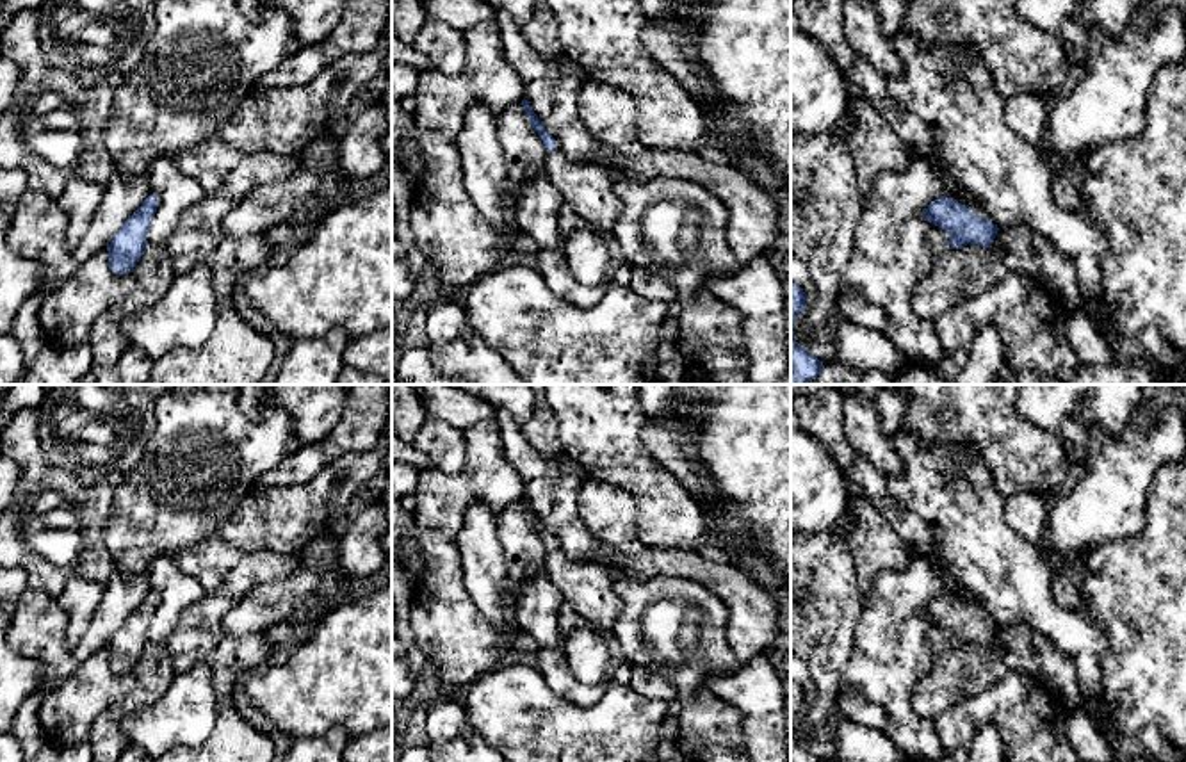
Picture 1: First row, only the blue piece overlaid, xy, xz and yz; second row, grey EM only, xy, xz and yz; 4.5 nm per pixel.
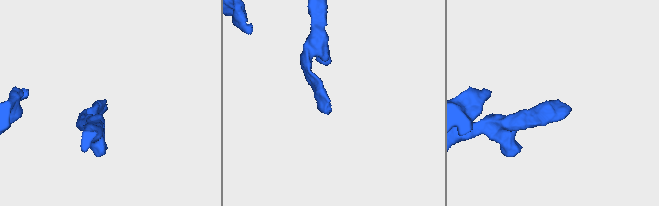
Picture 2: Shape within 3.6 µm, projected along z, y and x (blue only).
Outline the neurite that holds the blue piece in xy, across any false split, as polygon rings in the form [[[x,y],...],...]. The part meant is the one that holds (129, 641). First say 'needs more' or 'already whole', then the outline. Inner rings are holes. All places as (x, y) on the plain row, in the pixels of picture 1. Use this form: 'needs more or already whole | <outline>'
already whole | [[[150,593],[142,604],[114,632],[107,650],[109,666],[116,673],[132,671],[142,655],[148,639],[146,632],[157,611],[158,596]]]

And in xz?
needs more | [[[525,497],[522,504],[547,548],[541,566],[563,595],[565,604],[572,605],[588,623],[598,625],[609,637],[621,612],[621,600],[614,591],[616,579],[604,564],[568,559]]]

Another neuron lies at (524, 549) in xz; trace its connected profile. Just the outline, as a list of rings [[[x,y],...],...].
[[[522,500],[511,504],[497,516],[497,536],[509,573],[508,584],[504,586],[506,604],[509,607],[513,627],[518,627],[515,607],[520,598],[522,586],[541,563],[547,548],[541,536],[532,527]]]

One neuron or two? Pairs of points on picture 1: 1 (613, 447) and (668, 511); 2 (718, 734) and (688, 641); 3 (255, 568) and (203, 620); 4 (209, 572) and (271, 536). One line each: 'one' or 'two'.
1: one
2: one
3: one
4: one

